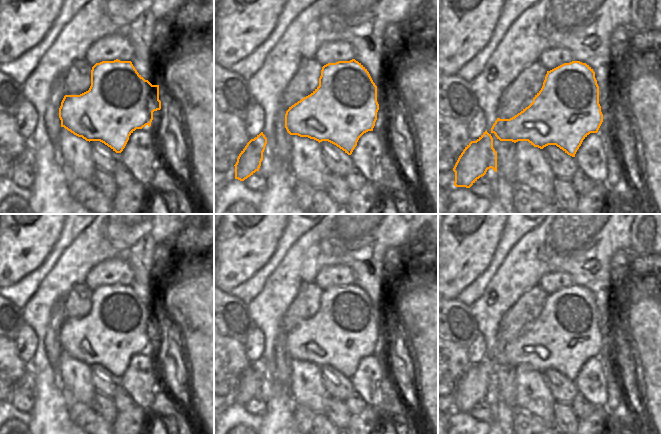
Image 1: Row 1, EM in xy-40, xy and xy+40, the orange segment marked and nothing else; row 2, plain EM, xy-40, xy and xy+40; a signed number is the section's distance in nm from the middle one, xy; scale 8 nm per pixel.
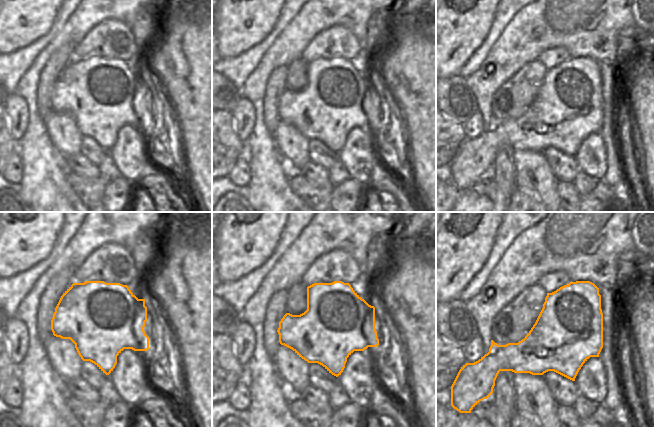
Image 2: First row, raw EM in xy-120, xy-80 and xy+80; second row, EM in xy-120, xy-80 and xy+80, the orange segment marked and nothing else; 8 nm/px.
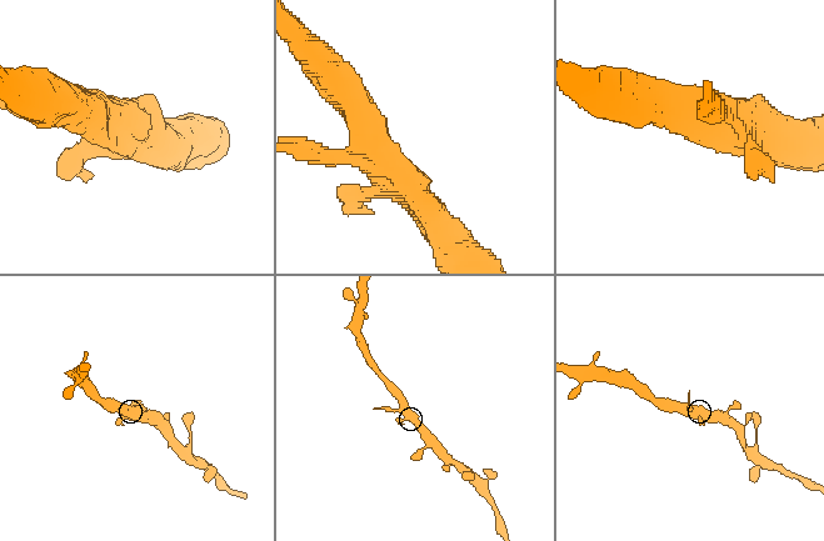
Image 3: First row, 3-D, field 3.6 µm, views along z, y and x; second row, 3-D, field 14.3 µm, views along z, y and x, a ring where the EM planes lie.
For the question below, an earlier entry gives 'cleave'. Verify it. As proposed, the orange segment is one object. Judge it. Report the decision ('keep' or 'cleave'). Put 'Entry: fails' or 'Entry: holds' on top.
Entry: fails
keep

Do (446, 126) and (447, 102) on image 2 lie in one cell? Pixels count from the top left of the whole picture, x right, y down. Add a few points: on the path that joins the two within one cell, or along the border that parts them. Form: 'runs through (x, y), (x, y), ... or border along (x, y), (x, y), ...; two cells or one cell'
border along (446, 113), (462, 125); two cells

